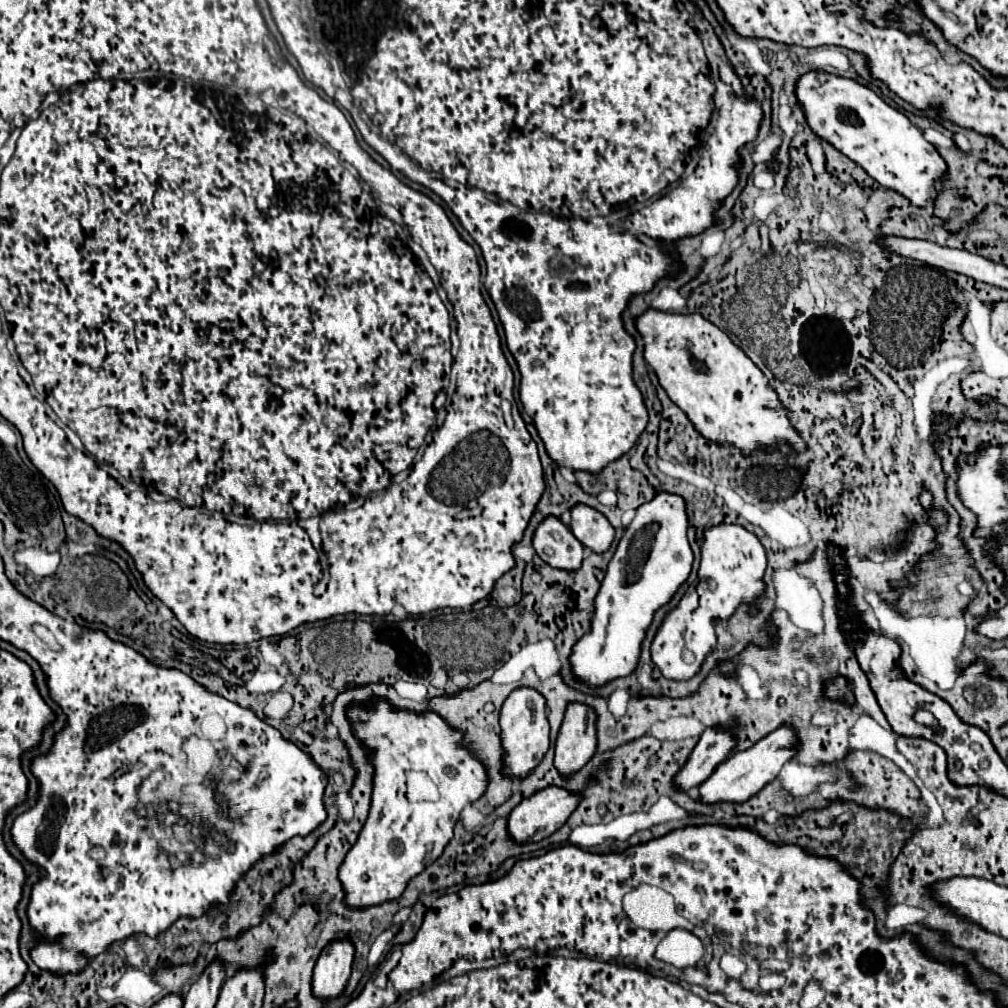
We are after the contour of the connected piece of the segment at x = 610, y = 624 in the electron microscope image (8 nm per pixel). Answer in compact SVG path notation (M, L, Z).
M657 492L653 500L637 508L633 522L625 528L595 600L591 632L575 644L571 654L573 674L589 686L601 686L635 670L645 628L651 624L653 612L667 604L687 580L693 552L687 542L689 522L685 508L683 496Z

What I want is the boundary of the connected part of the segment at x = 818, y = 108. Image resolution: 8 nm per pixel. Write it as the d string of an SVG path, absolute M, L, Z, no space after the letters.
M815 70L799 76L795 96L815 136L865 168L881 186L901 192L915 206L929 206L937 178L943 176L947 166L905 114L885 104L871 88L855 80Z

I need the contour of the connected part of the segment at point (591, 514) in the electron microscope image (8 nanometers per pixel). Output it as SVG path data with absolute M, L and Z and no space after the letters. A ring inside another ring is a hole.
M575 504L571 508L571 532L575 538L593 552L605 552L613 542L613 526L609 520L587 504Z

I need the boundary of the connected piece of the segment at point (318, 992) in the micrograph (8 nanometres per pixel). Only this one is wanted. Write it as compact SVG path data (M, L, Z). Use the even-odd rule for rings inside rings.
M349 938L333 940L323 948L315 964L315 974L313 974L313 994L315 996L327 1000L343 992L349 980L349 974L351 974L353 954L355 954L355 948Z

